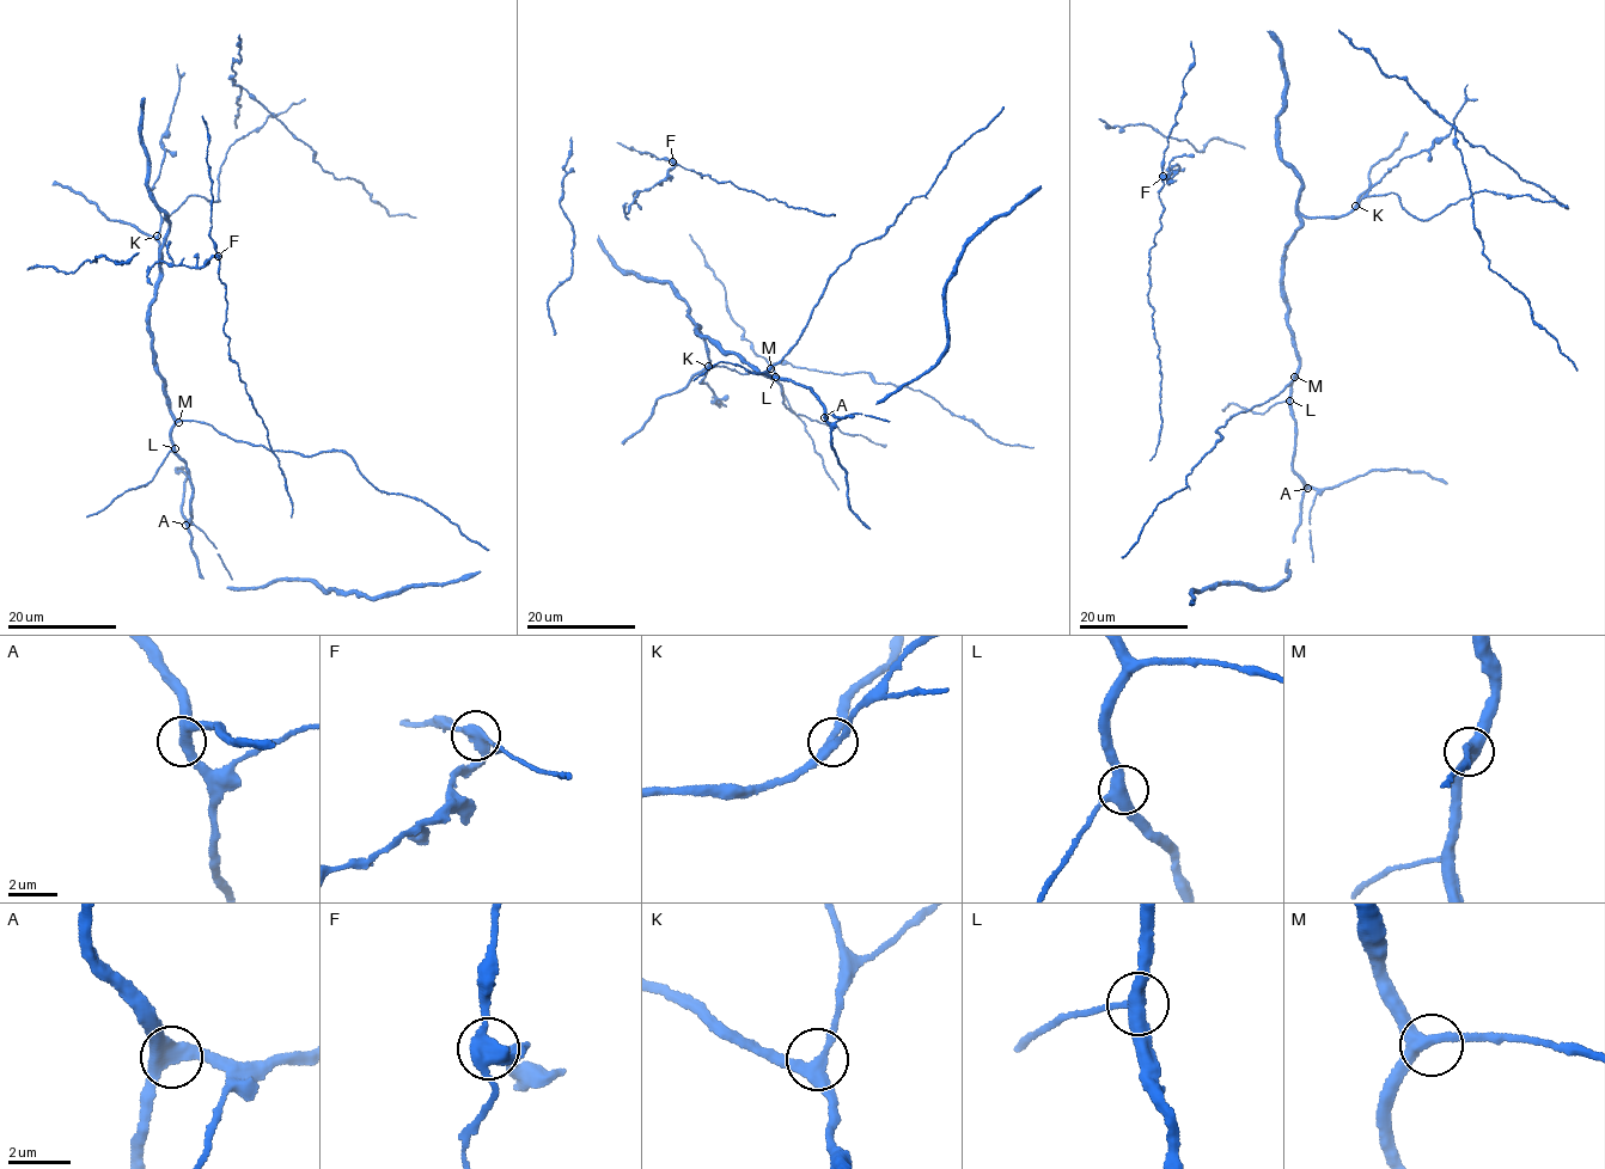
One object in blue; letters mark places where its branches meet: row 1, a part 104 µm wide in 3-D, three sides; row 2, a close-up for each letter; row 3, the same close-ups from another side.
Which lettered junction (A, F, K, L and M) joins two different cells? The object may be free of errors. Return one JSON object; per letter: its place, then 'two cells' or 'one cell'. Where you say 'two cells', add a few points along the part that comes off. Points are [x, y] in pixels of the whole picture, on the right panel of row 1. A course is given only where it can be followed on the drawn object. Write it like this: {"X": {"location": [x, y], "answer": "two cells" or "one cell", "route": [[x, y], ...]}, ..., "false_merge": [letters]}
{"A": {"location": [1307, 488], "answer": "one cell"}, "F": {"location": [1163, 176], "answer": "two cells", "route": [[1163, 177], [1167, 178], [1167, 182], [1167, 171], [1178, 166], [1161, 179]]}, "K": {"location": [1355, 206], "answer": "one cell"}, "L": {"location": [1289, 401], "answer": "one cell"}, "M": {"location": [1294, 377], "answer": "one cell"}, "false_merge": ["F"]}

